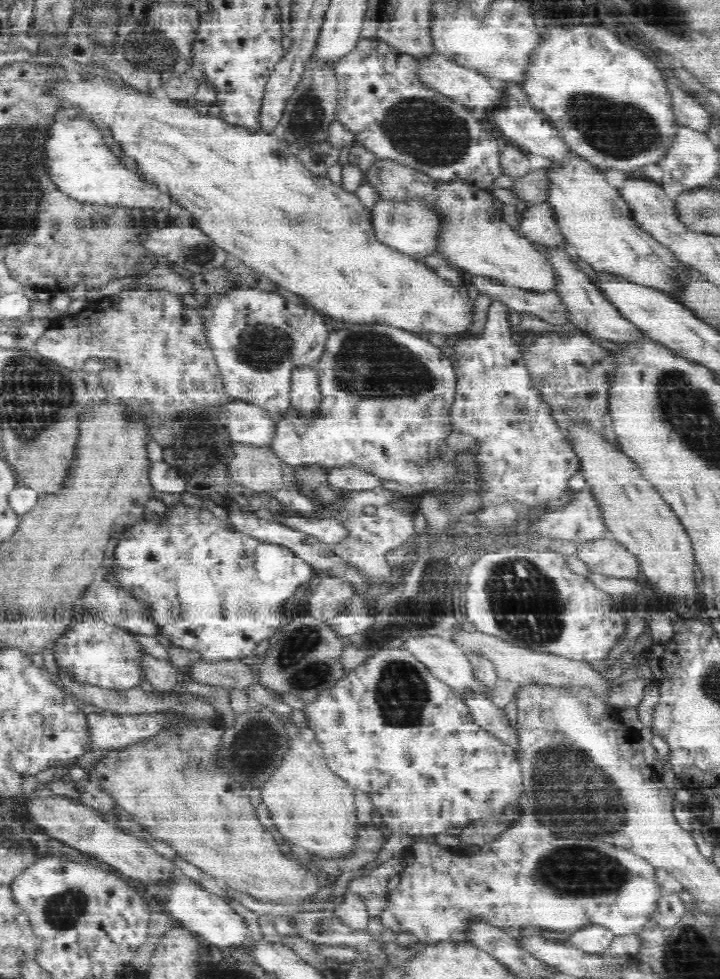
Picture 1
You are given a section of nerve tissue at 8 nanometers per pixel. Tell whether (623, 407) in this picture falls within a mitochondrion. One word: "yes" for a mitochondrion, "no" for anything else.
no

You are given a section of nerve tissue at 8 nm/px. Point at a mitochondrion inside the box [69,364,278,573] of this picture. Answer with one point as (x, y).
(196, 445)

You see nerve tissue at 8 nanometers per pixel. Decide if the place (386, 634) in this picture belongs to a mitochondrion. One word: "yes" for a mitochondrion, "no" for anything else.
yes

